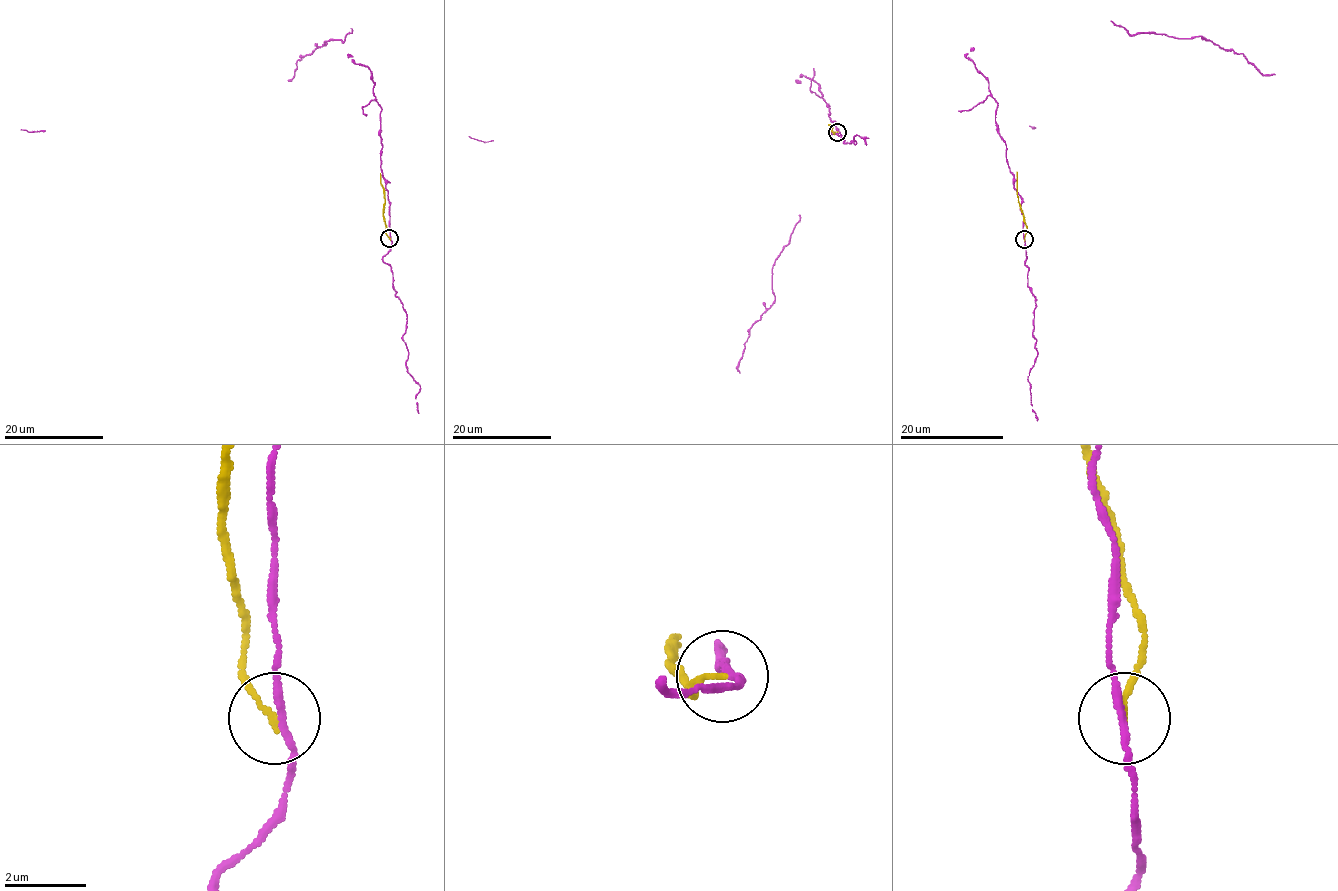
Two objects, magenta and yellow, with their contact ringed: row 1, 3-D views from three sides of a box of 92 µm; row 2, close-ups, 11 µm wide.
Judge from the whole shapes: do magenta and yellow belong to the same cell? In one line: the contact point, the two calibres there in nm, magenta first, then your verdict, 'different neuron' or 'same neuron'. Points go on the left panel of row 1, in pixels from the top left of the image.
place (389, 238); calibres 160 and 130 nm; different neuron

